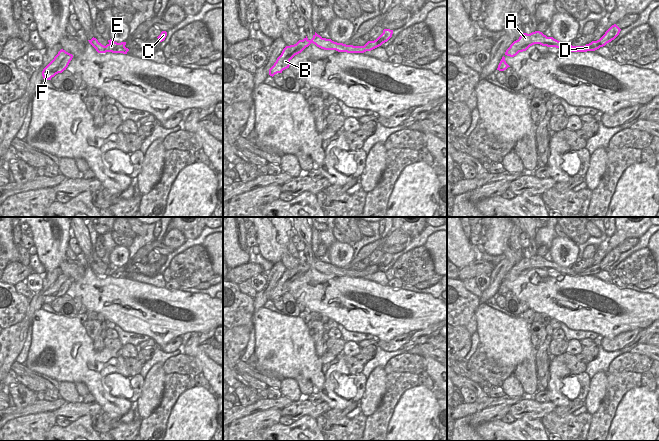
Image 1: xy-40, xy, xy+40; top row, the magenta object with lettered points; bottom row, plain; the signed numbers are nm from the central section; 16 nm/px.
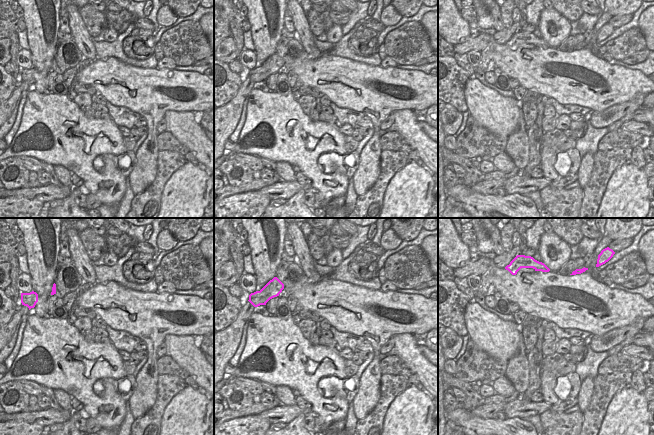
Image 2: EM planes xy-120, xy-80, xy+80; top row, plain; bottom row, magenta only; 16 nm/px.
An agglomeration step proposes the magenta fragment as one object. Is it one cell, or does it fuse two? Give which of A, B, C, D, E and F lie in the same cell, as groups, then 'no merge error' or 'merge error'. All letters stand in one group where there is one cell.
A B C D E F; no merge error

